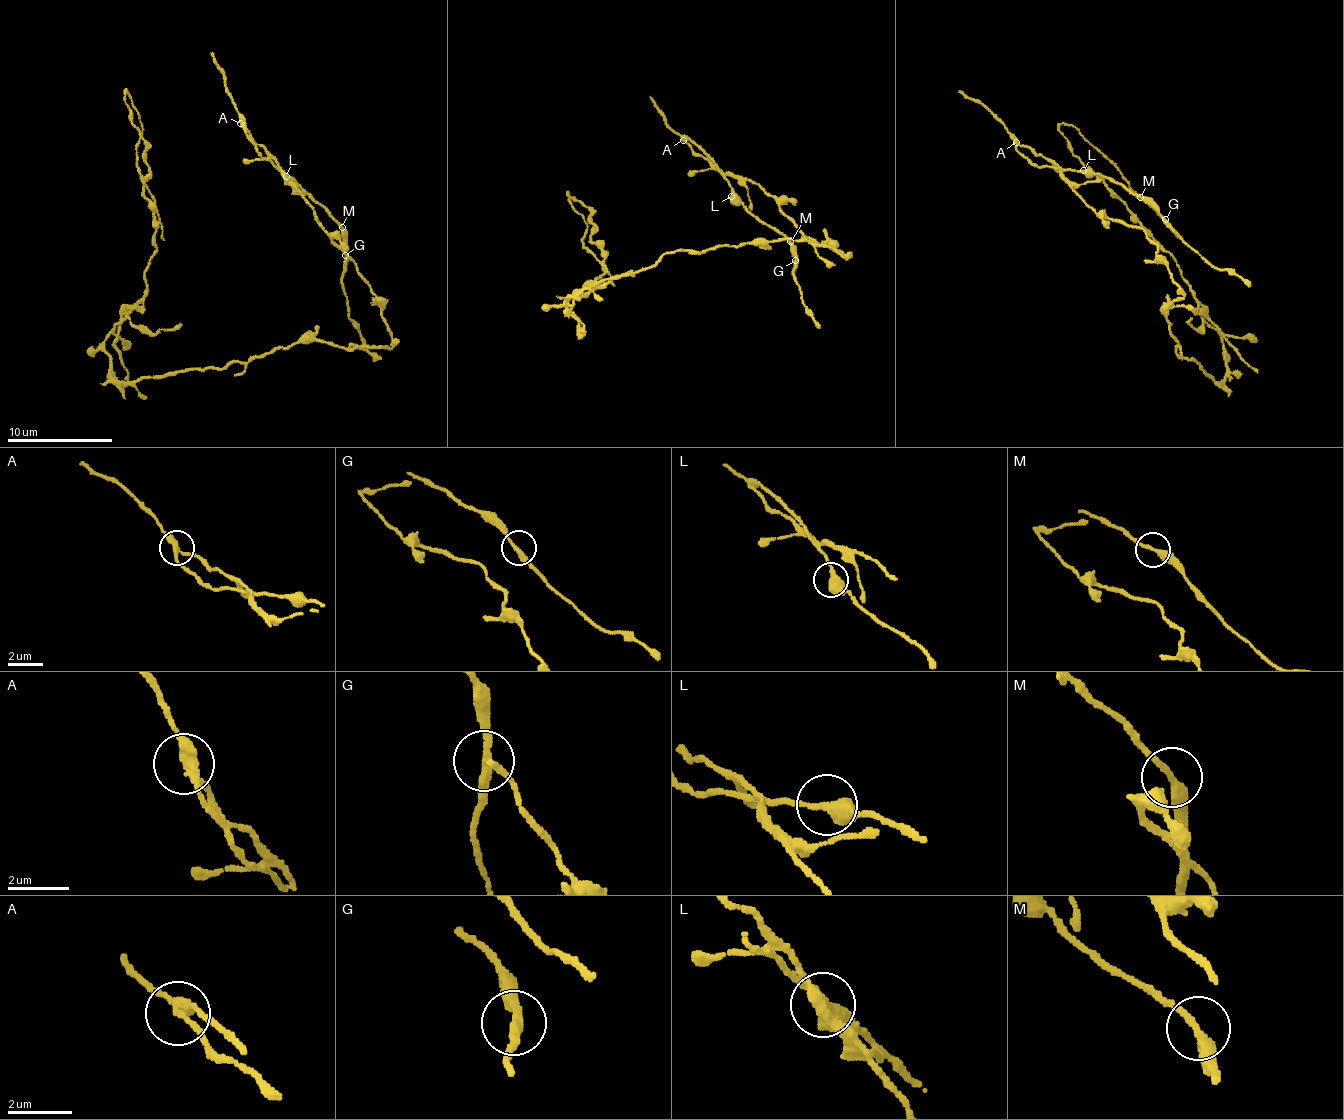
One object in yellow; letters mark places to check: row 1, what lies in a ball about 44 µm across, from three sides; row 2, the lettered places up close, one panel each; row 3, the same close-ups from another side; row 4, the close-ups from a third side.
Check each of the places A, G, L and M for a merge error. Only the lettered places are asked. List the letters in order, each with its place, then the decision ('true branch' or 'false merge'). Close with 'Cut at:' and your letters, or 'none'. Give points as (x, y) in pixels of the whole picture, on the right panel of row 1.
A: place (1016, 142); false merge
G: place (1165, 219); true branch
L: place (1083, 170); true branch
M: place (1140, 197); true branch
Cut at: A

